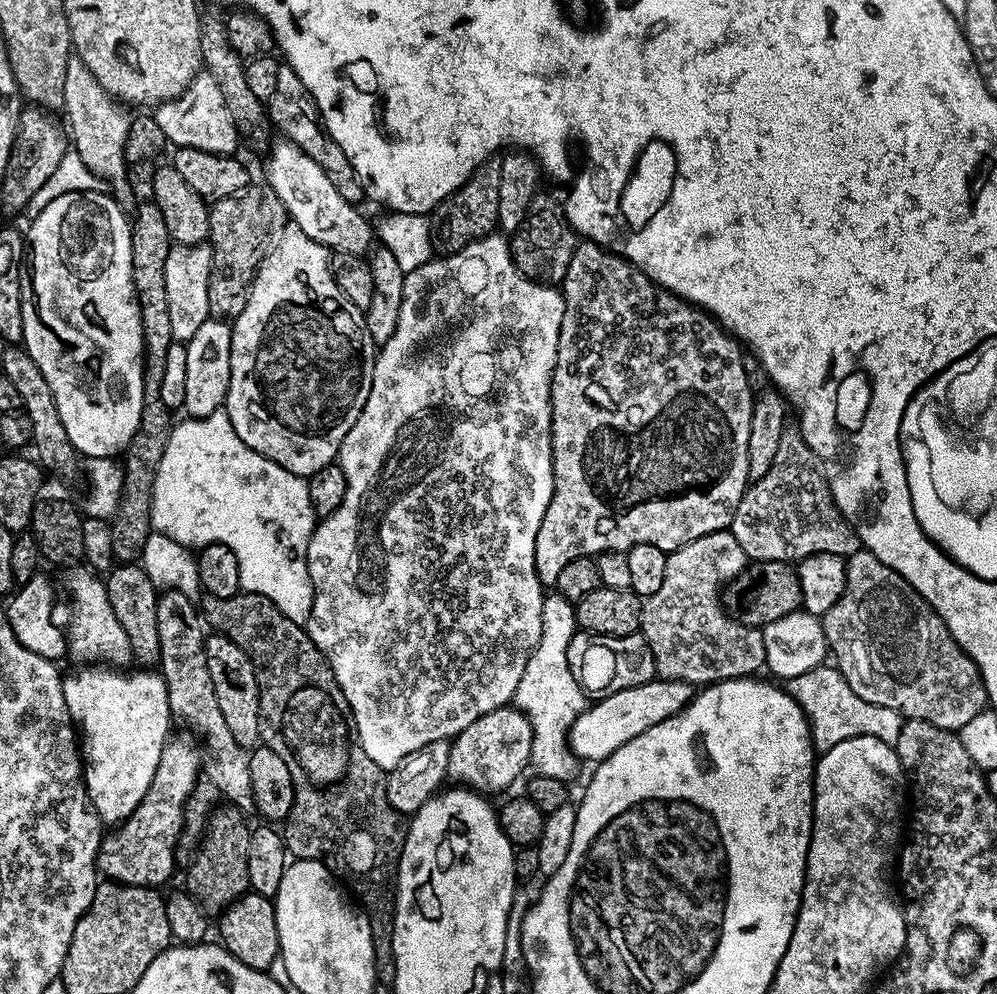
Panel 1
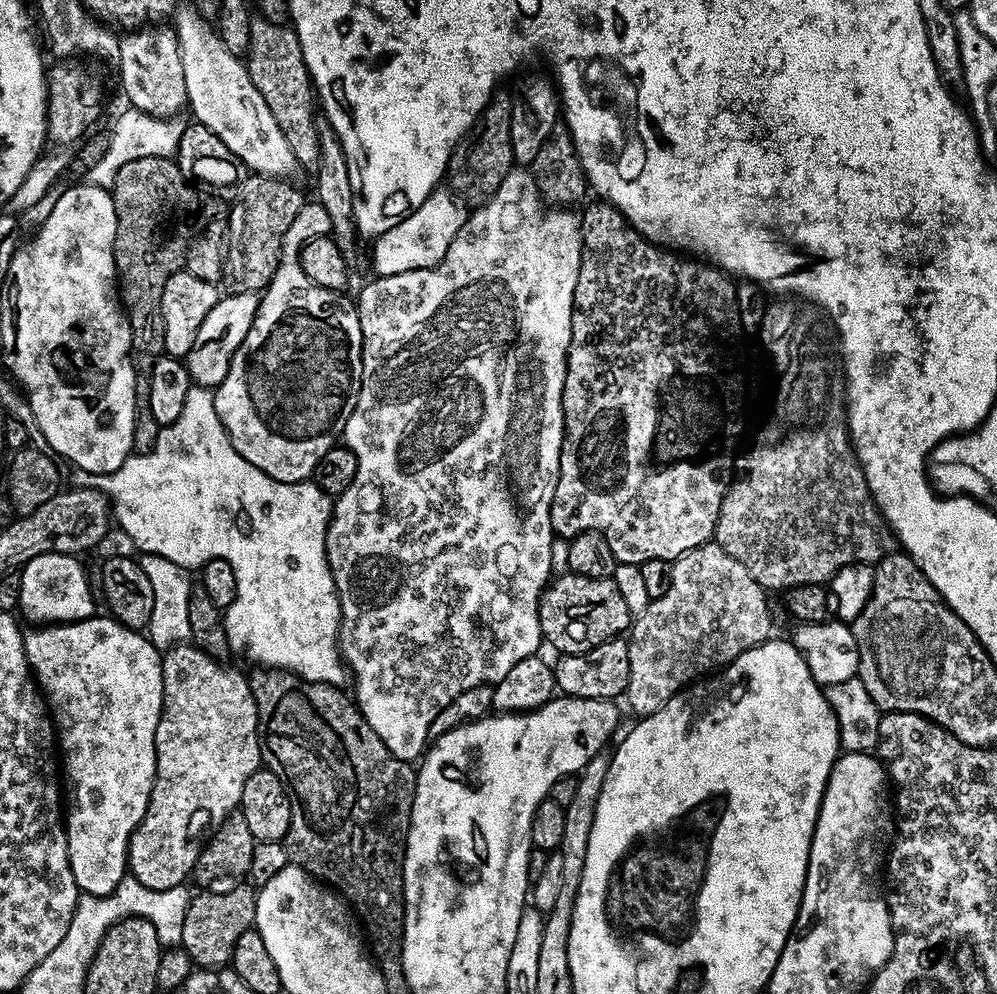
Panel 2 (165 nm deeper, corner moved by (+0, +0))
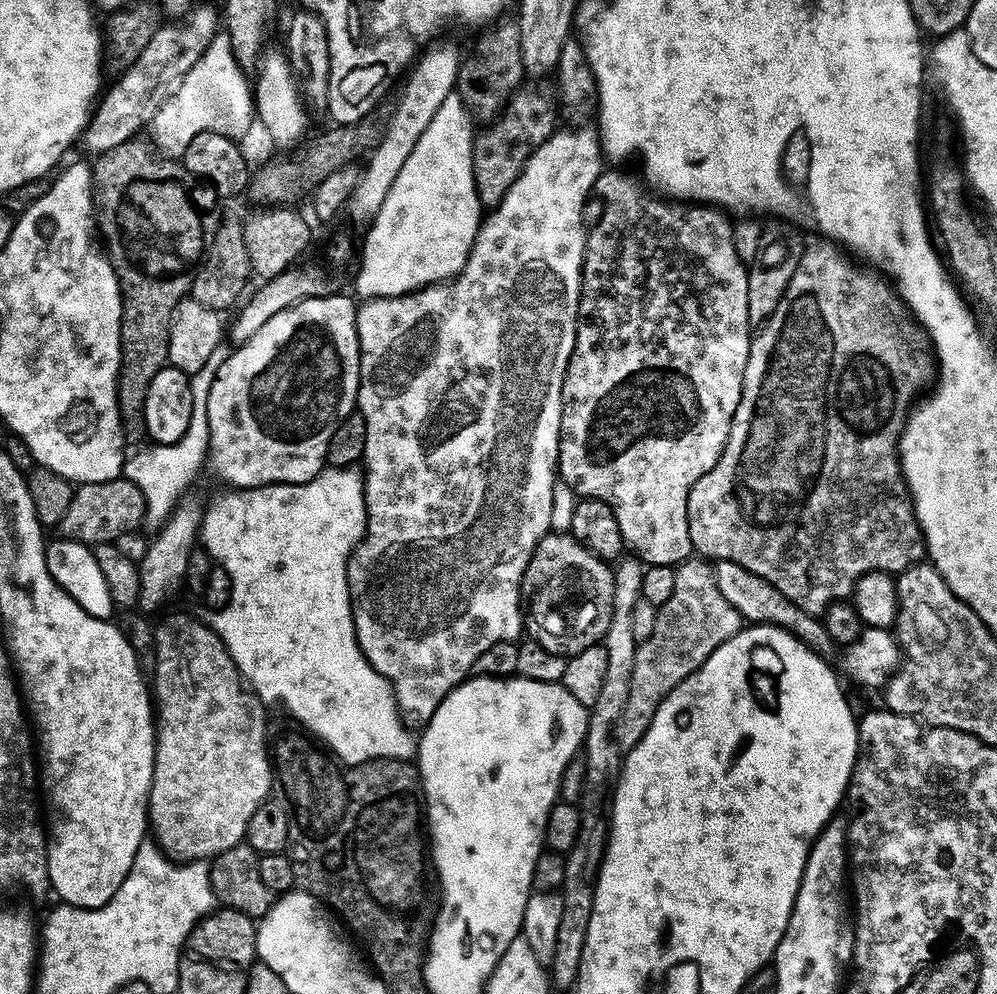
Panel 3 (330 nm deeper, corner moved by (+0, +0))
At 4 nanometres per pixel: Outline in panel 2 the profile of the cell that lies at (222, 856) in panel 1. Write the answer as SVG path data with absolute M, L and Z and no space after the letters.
M232 888L229 892L200 890L197 896L195 893L191 897L186 918L182 922L180 944L197 969L220 970L231 965L238 938L253 931L256 924L256 892L248 888Z

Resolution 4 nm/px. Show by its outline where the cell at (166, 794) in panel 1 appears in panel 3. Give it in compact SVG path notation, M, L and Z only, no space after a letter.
M180 612L177 616L168 616L164 621L155 625L157 646L157 672L154 677L154 723L156 725L156 761L154 762L154 774L152 785L148 795L148 822L151 835L161 850L177 862L208 862L222 855L236 844L241 843L247 834L247 823L253 817L254 812L263 806L269 799L274 788L274 769L270 759L270 740L268 744L268 720L264 717L265 705L259 696L252 691L246 683L240 671L236 669L236 663L230 658L226 646L220 641L220 635L207 623L195 620L192 616Z

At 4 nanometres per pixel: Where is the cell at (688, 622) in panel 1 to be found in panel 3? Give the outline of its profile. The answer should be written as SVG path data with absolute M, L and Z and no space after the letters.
M689 558L676 568L674 578L674 594L666 598L666 602L656 609L656 621L652 636L637 643L634 654L634 674L630 678L630 698L626 702L626 710L622 710L622 718L618 718L616 741L622 750L634 745L650 730L650 722L654 722L656 708L694 670L722 646L735 632L742 627L742 617L726 598L722 598L722 590L716 585L716 573L703 559Z

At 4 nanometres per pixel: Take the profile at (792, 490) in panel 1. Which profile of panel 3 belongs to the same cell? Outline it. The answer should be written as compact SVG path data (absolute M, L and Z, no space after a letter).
M812 240L814 241L805 245L794 277L787 284L778 306L769 314L767 320L759 325L758 331L752 337L750 354L742 378L742 394L732 416L728 441L718 462L714 462L712 469L702 474L698 482L694 482L688 499L688 521L693 549L701 557L712 562L738 562L738 566L750 570L750 574L766 578L766 582L780 590L790 602L794 602L794 606L800 606L812 616L820 616L836 600L849 599L856 588L856 579L862 574L899 574L925 559L924 532L916 521L912 495L908 492L908 484L900 469L898 449L900 435L904 423L908 421L910 405L913 403L912 396L919 397L935 385L938 365L928 333L920 327L920 323L908 311L895 287L883 275L869 269L860 270L854 264L856 262L839 245L829 240Z

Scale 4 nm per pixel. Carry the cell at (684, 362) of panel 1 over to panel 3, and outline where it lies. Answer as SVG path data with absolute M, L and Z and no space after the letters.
M604 170L601 171L599 178L596 179L592 187L592 196L602 203L601 214L596 221L590 224L584 241L584 273L580 276L580 305L578 306L578 314L576 315L576 341L574 342L574 350L572 351L572 357L570 358L568 369L566 370L566 378L562 382L560 449L556 455L556 463L558 465L559 479L566 486L572 488L577 497L585 500L601 500L612 507L614 510L614 518L618 518L618 530L622 530L624 543L630 549L631 555L635 557L635 559L643 562L645 565L671 564L673 566L679 566L683 564L685 560L689 559L694 552L692 539L690 538L690 522L688 521L688 499L690 498L690 490L694 486L694 482L698 482L698 478L702 478L702 474L706 474L712 469L714 462L718 462L718 458L722 454L722 450L728 441L730 426L732 425L732 416L736 412L736 407L738 406L740 395L742 394L742 378L746 370L746 362L750 354L750 346L752 345L753 337L748 322L748 268L739 260L738 253L734 248L734 238L732 237L733 221L729 219L721 209L706 204L673 202L671 199L661 198L659 195L649 191L637 177L636 180L632 176L623 176L620 172L608 172L608 170Z

